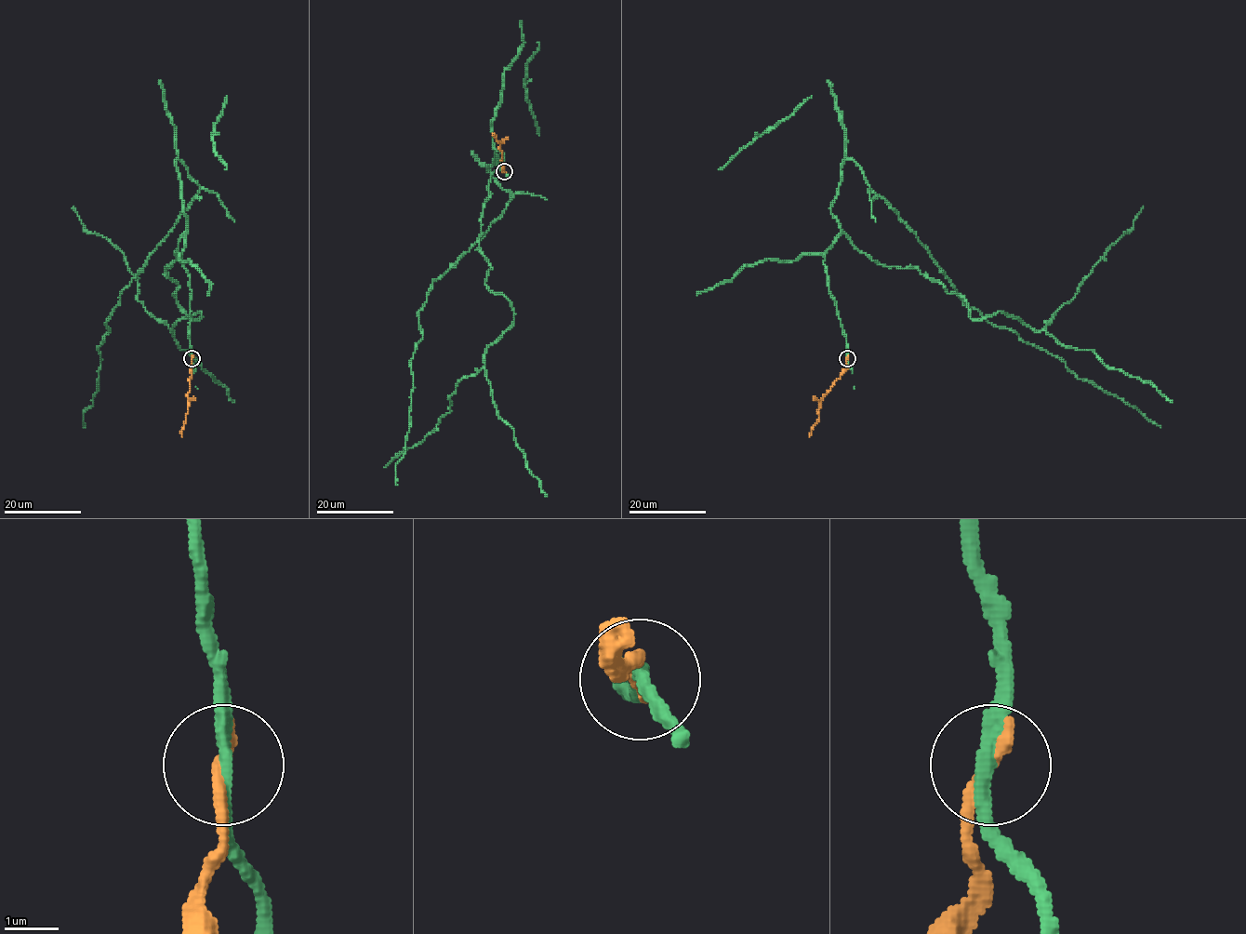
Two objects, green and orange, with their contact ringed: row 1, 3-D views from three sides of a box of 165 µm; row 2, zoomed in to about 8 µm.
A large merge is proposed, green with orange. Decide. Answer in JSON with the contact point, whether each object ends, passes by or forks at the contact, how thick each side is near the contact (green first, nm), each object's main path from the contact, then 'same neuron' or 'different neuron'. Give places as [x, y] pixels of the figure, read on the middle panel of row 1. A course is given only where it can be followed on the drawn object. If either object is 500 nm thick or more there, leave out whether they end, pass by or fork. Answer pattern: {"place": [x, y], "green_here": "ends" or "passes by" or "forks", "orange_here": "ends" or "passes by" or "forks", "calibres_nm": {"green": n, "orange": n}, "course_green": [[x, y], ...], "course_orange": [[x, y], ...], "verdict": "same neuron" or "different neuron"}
{"place": [504, 171], "green_here": "passes by", "orange_here": "ends", "calibres_nm": {"green": 260, "orange": 280}, "course_green": [[504, 171], [494, 147], [498, 164], [496, 155], [487, 166], [511, 198], [432, 281], [417, 314], [397, 485]], "course_orange": [[504, 171], [499, 142], [495, 134]], "verdict": "different neuron"}

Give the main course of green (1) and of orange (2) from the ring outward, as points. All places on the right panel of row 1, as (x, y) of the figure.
1: (847, 358), (823, 261), (840, 232), (831, 202), (850, 159), (967, 305), (1160, 428)
2: (847, 358), (845, 369), (822, 398), (818, 420), (812, 428), (810, 436)

